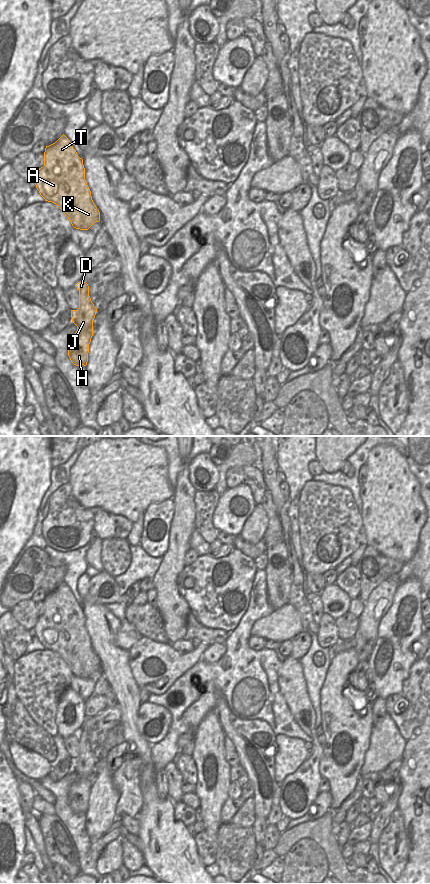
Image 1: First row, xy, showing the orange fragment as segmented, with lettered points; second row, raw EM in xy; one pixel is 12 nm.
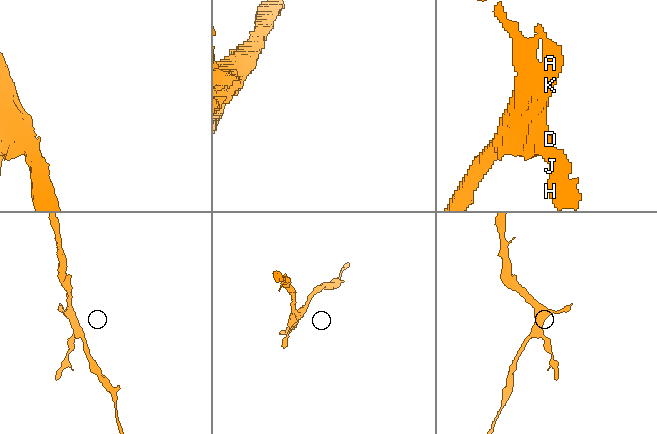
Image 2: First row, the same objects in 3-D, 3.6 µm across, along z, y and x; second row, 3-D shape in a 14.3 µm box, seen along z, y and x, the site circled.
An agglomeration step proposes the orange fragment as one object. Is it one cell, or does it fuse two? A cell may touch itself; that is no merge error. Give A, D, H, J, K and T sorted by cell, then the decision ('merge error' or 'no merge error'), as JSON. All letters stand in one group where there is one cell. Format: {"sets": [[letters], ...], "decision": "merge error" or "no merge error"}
{"sets": [["A", "D", "H", "J", "K", "T"]], "decision": "no merge error"}

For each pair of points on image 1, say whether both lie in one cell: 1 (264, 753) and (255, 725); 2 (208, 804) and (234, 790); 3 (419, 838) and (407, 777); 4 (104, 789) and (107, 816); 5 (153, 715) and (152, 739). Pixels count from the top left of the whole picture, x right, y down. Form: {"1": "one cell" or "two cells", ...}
{"1": "one cell", "2": "two cells", "3": "one cell", "4": "one cell", "5": "one cell"}

